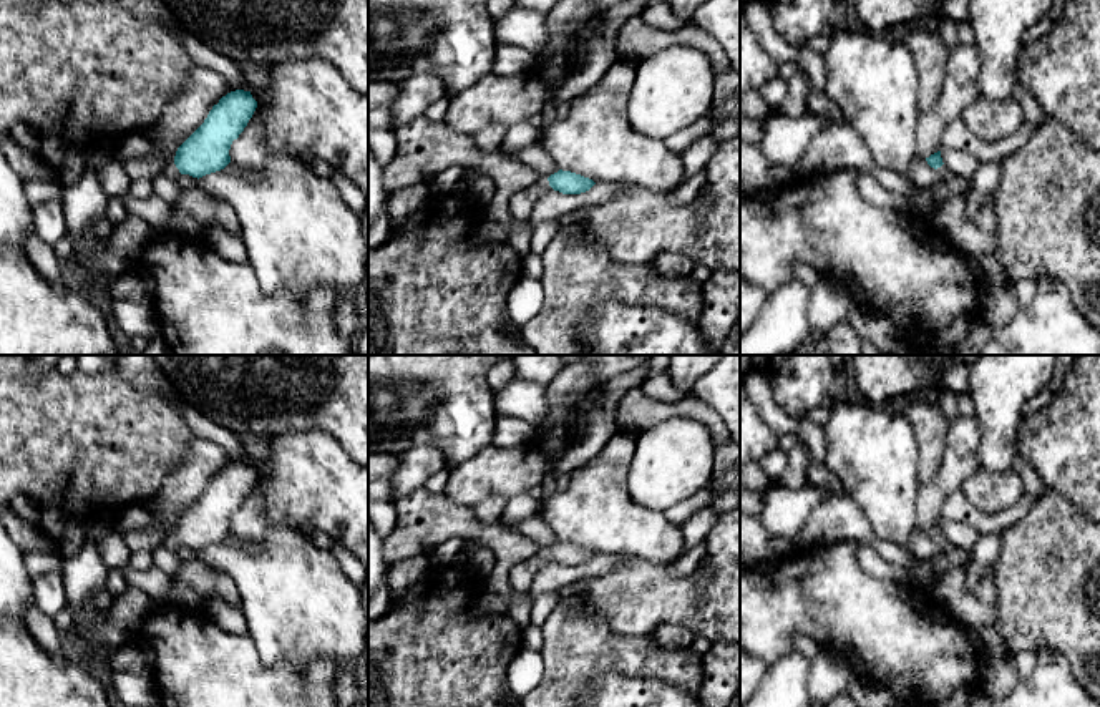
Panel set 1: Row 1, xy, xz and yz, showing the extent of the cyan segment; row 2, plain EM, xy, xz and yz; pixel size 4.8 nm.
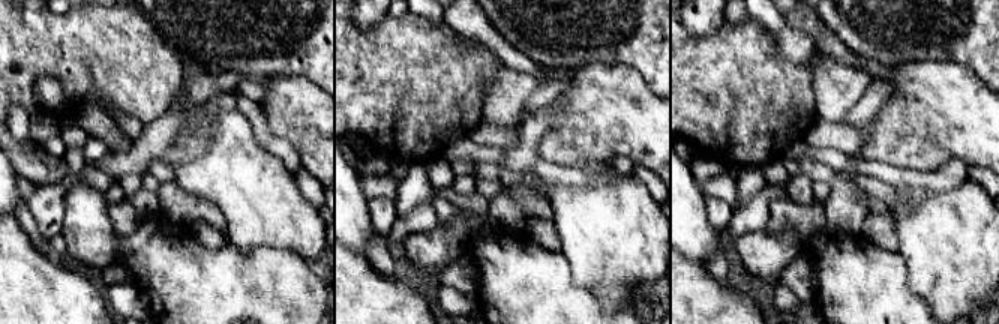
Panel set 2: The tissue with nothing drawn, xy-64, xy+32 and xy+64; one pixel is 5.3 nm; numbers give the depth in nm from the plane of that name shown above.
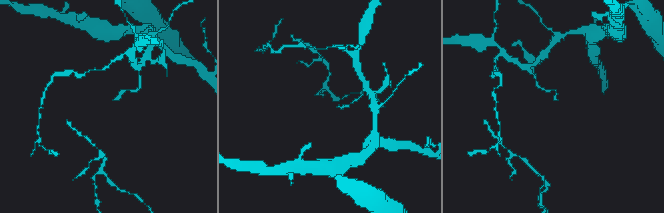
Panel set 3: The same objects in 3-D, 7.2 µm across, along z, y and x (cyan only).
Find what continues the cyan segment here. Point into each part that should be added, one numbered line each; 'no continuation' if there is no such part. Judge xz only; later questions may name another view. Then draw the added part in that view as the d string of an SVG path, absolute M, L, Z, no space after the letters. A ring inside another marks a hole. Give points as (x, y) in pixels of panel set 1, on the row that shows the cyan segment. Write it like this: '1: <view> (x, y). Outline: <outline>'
1: xz (523, 203). Outline: M541 176L536 184L516 193L511 197L509 214L516 221L526 222L534 211L538 199L549 191L552 191L552 188L549 186L548 178Z

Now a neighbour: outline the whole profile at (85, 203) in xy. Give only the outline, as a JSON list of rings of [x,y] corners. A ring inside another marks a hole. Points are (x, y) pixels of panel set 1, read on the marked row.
[[[86,166],[81,178],[63,191],[66,232],[73,242],[73,257],[81,261],[100,254],[108,237],[98,237],[91,226],[106,217],[110,197],[101,188],[100,169]]]

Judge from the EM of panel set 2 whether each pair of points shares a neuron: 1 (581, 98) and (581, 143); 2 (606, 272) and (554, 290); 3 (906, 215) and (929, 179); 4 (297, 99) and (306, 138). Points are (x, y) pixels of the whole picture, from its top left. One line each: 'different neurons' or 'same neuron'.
1: same neuron
2: different neurons
3: different neurons
4: same neuron

